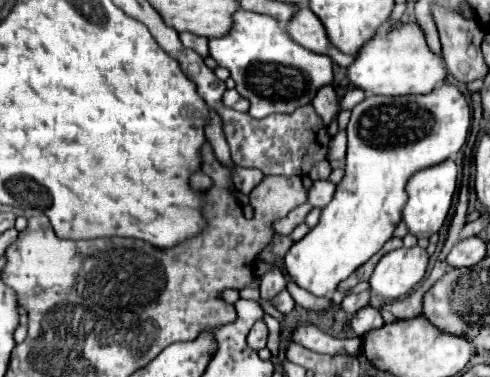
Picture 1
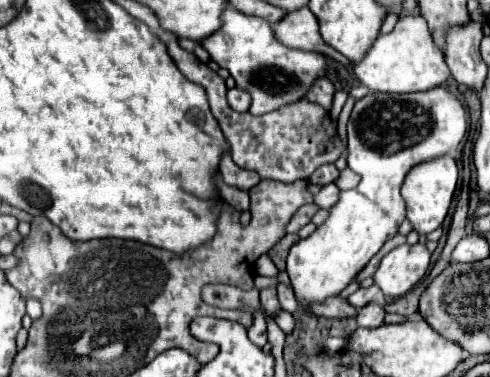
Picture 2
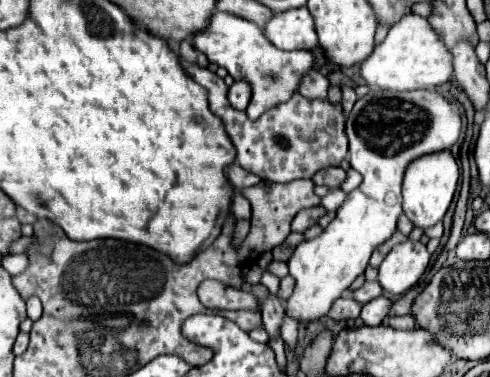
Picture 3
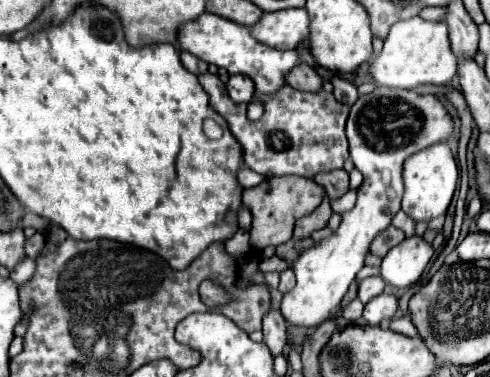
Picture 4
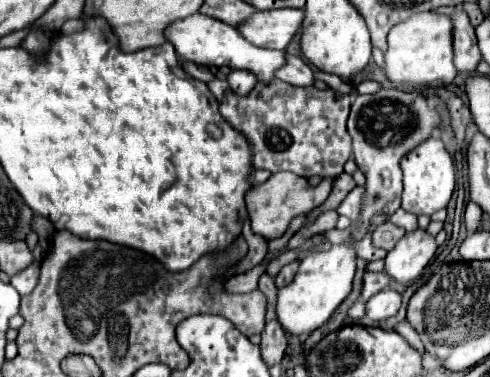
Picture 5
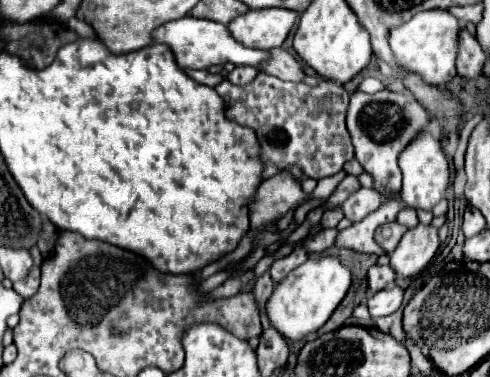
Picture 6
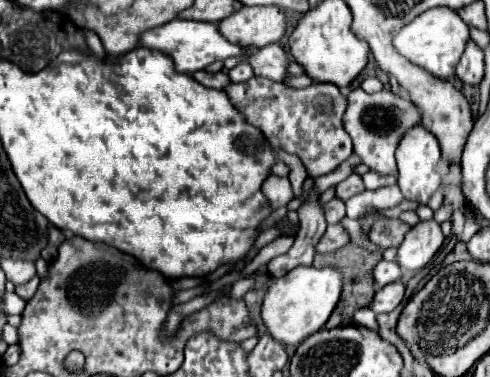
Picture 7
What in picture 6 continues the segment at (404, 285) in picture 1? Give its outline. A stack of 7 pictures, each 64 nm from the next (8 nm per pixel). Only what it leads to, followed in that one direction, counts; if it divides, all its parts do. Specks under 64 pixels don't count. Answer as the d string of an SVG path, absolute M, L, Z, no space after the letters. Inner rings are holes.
M418 224L404 234L398 248L390 254L390 266L396 270L398 276L414 278L426 268L438 246L438 228L434 228L432 224Z

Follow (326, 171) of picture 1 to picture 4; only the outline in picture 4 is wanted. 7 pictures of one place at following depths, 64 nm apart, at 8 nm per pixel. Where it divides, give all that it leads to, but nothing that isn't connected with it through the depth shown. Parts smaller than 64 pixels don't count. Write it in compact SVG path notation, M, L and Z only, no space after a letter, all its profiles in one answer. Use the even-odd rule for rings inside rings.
M346 170L322 172L322 174L316 174L314 180L326 188L330 202L338 200L340 196L344 196L350 190L350 180L348 180L348 172Z

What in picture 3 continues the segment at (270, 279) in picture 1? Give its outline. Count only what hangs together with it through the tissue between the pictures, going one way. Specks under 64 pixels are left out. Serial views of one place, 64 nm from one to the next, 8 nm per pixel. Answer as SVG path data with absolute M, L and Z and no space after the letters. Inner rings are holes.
M270 294L268 300L264 300L264 308L262 308L262 326L266 328L270 340L280 338L282 320L284 320L284 306L278 300L278 296Z

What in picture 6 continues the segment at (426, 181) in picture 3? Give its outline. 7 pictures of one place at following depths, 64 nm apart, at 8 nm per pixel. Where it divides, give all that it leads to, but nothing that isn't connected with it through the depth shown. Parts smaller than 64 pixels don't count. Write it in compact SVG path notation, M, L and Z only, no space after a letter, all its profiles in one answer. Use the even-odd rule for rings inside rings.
M422 130L416 140L412 140L398 156L398 164L402 170L402 190L400 198L410 208L432 210L432 206L444 196L450 184L450 164L440 148L440 140L436 140L428 130Z

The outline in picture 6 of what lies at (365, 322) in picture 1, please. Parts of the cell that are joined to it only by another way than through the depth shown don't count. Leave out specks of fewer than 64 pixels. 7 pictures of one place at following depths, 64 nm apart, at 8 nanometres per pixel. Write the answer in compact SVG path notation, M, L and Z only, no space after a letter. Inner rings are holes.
M392 284L392 286L376 292L374 296L370 296L368 310L370 310L372 318L380 318L380 316L388 316L388 314L396 312L402 304L402 296L404 296L404 290L398 284Z

